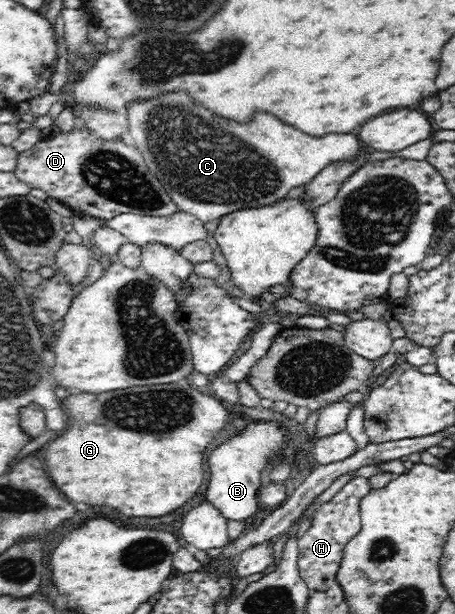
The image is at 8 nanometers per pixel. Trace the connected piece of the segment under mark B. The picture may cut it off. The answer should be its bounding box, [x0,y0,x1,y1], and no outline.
[205,421,285,521]

